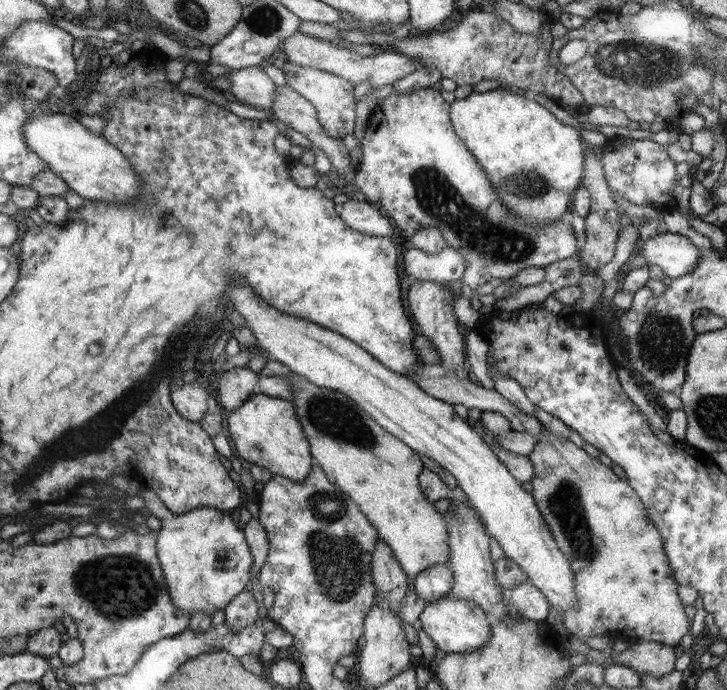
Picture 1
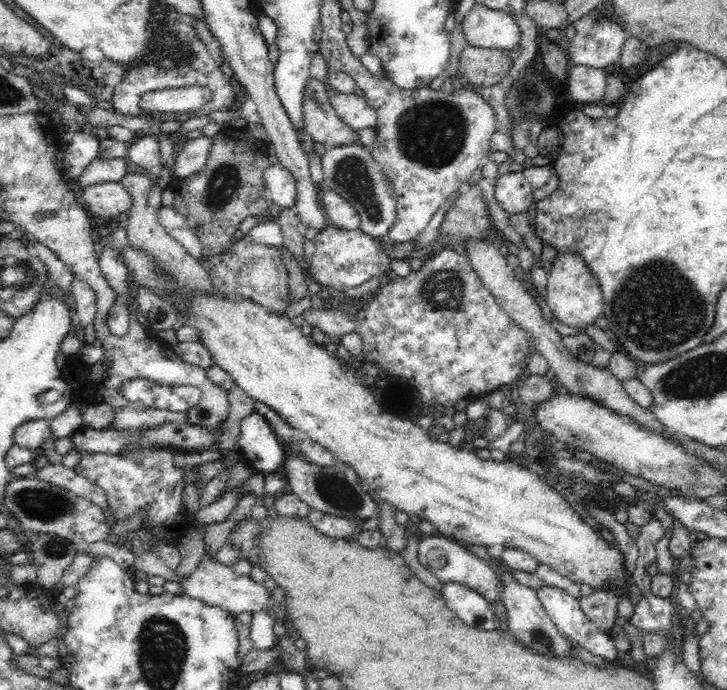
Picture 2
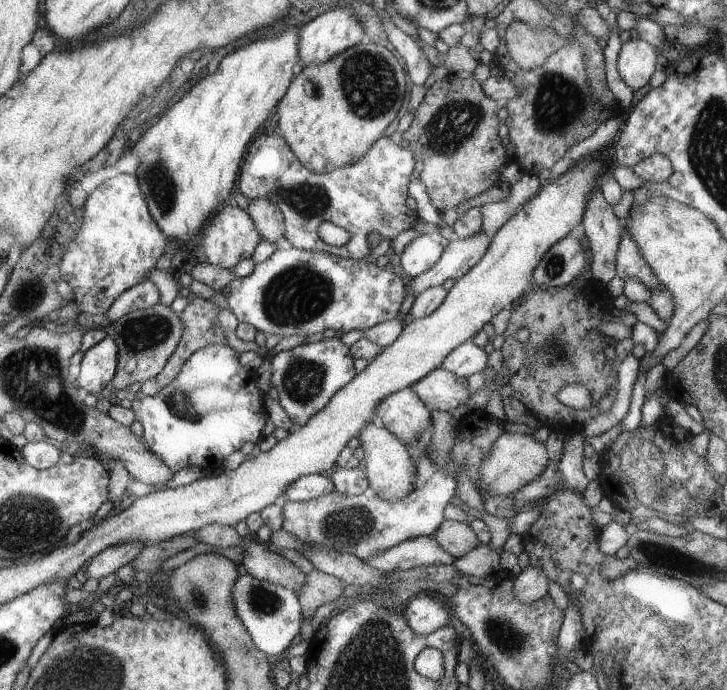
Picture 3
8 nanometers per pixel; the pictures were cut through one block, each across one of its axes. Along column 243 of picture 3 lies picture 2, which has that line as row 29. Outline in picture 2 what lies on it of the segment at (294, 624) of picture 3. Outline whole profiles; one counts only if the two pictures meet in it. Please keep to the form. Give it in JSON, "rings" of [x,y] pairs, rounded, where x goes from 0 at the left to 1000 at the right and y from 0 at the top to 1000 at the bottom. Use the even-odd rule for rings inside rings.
{"rings":[[[820,12],[788,32],[790,55],[776,62],[787,96],[803,93],[829,100],[851,93],[856,65],[867,54],[843,25],[821,23]]]}

